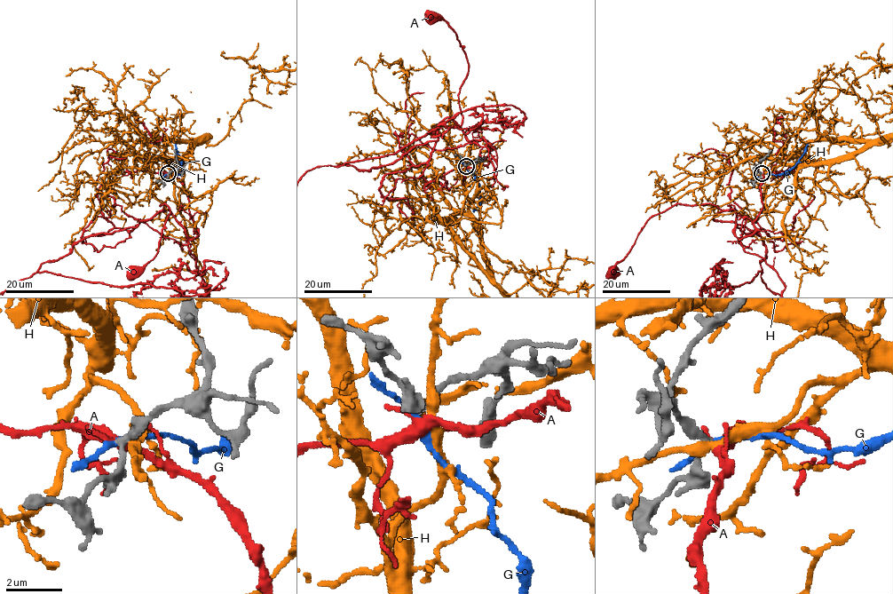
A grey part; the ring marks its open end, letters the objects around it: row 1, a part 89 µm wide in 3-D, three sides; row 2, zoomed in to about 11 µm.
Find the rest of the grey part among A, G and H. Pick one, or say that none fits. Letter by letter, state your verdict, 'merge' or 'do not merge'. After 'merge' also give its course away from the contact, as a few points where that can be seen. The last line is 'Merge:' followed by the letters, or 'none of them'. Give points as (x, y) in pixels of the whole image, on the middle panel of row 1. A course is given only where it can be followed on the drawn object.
A: do not merge
G: do not merge
H: do not merge
Merge: none of them

